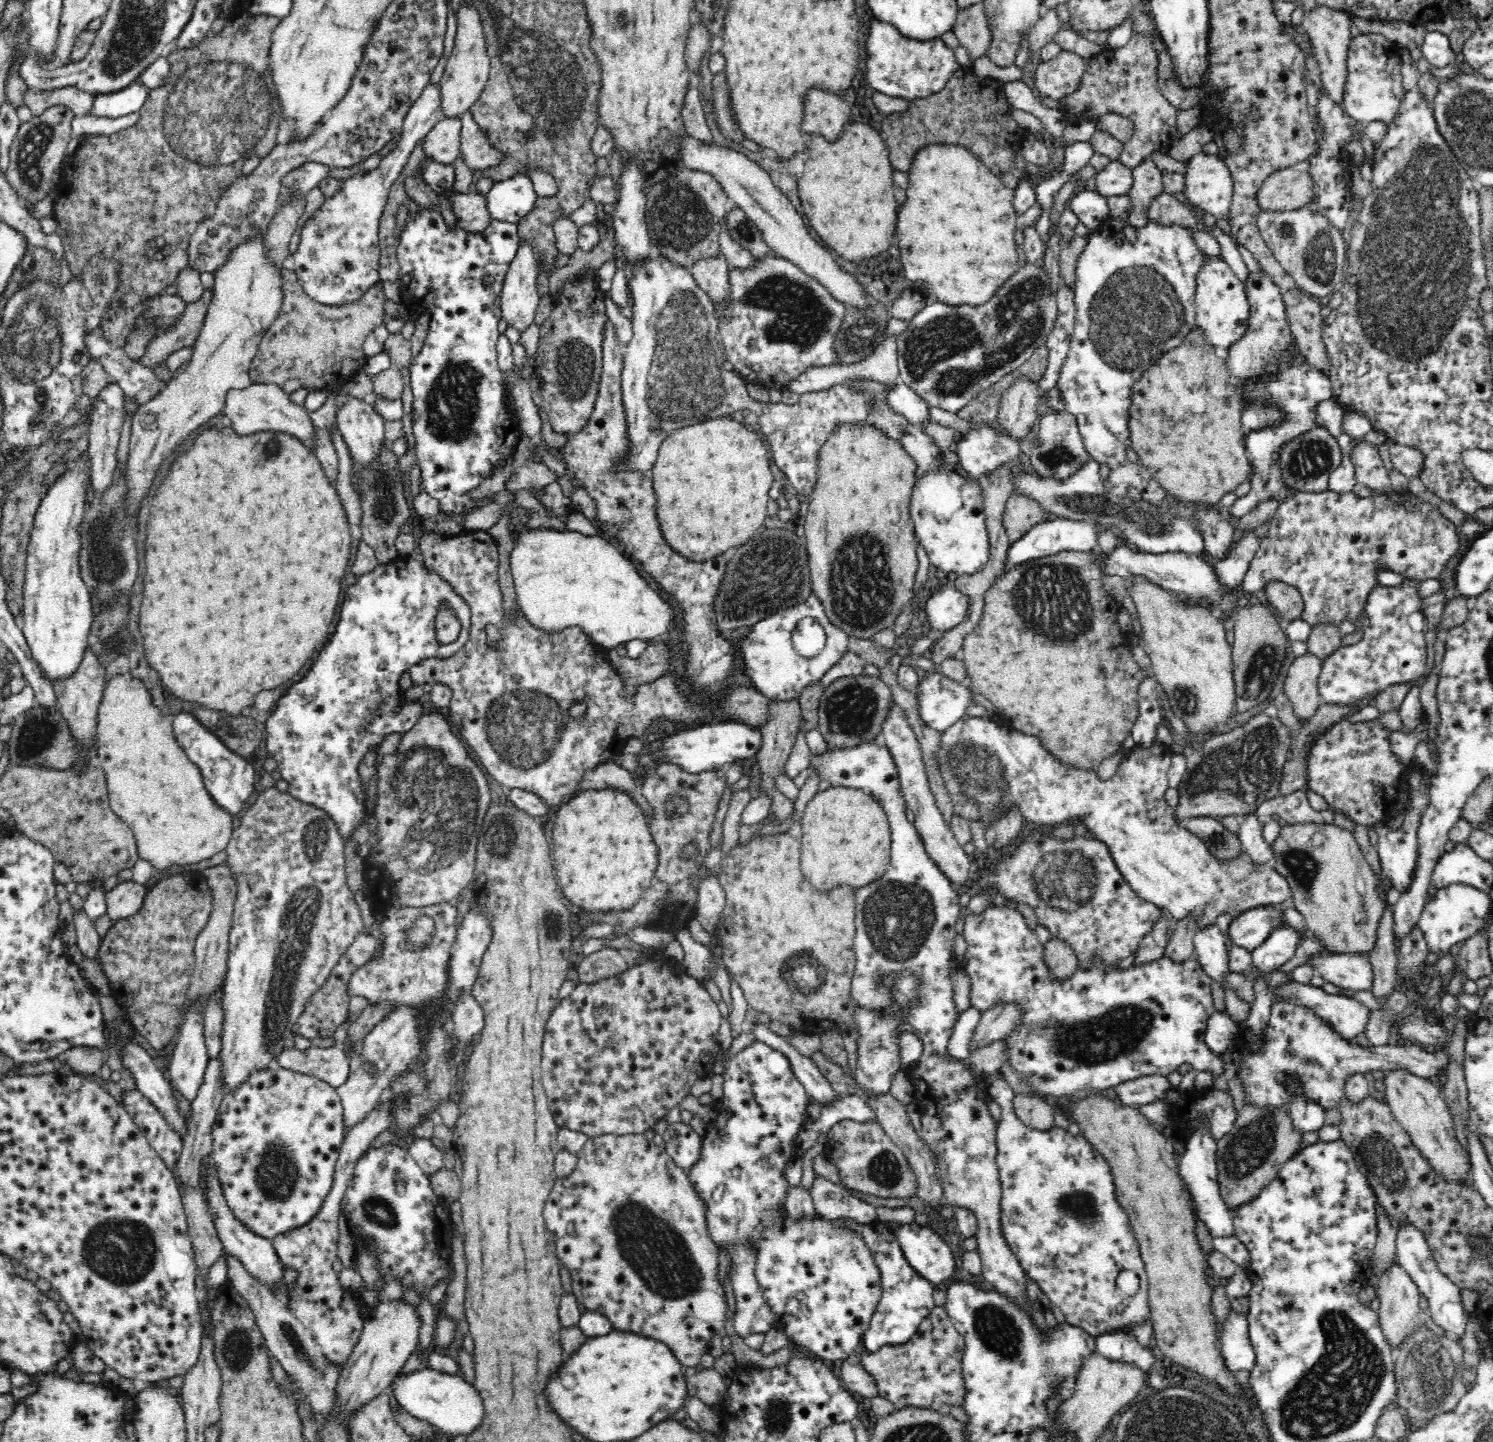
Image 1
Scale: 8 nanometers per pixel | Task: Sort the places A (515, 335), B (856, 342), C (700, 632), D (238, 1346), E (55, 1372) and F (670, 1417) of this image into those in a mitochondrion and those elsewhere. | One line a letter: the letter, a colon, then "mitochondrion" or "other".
A: other
B: mitochondrion
C: mitochondrion
D: mitochondrion
E: other
F: other

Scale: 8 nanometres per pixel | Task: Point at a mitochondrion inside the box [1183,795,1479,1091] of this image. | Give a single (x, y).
(1301, 864)

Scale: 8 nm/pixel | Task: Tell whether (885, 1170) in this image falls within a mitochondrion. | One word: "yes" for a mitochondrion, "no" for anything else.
yes

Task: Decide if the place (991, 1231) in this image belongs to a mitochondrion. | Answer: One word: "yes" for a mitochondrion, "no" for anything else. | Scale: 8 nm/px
no

